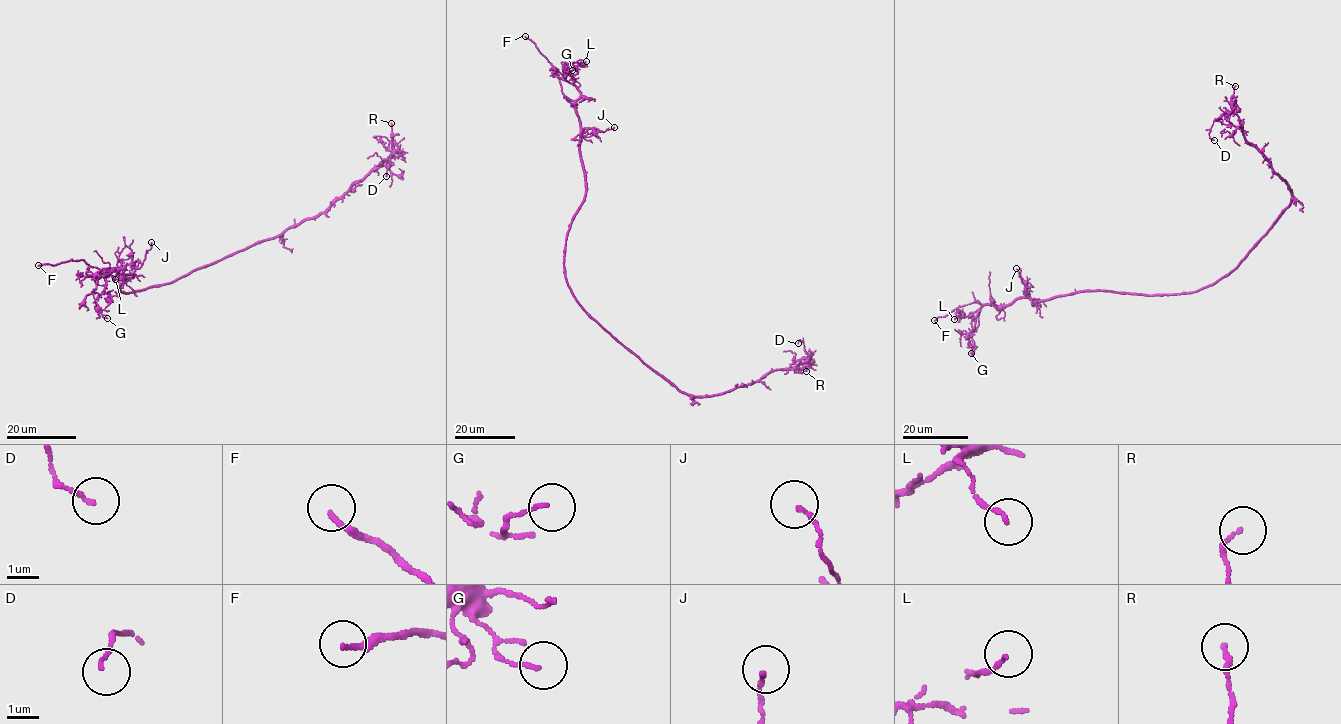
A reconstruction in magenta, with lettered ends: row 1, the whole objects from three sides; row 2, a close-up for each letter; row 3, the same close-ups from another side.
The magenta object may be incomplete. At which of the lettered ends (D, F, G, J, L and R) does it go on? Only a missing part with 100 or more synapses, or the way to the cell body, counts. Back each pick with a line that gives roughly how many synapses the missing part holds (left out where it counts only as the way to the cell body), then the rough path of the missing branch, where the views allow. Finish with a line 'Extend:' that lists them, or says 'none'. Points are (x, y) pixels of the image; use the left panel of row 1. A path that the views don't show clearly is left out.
F: (38, 265), (28, 262), (12, 244), (12, 239), (21, 238), (82, 202), (92, 204)
Extend: F

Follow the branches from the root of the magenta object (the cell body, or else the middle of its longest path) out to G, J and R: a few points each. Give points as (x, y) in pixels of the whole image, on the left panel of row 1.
G: (151, 287), (123, 292), (118, 286), (133, 277), (108, 268), (95, 300), (107, 318)
J: (151, 287), (123, 292), (118, 286), (133, 277), (120, 275), (118, 271), (135, 261), (142, 262), (151, 242)
R: (151, 287), (171, 283), (325, 212), (352, 185), (390, 158), (393, 141), (391, 123)

